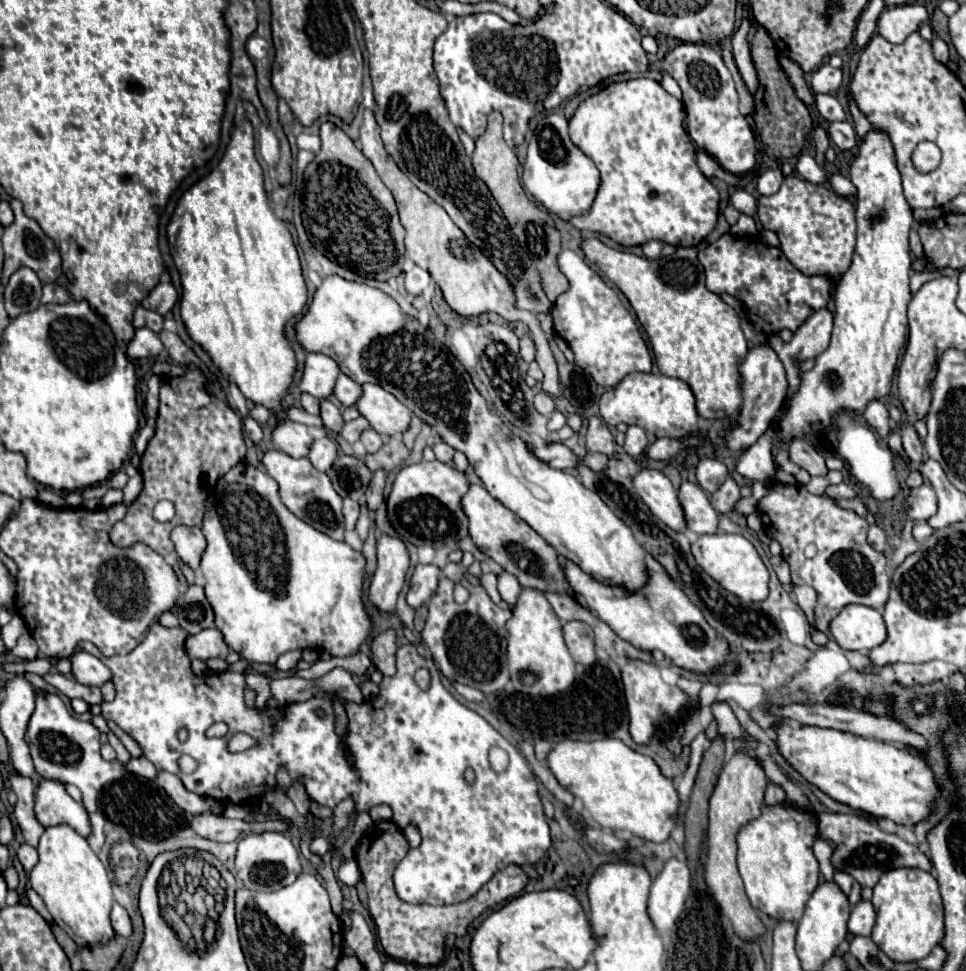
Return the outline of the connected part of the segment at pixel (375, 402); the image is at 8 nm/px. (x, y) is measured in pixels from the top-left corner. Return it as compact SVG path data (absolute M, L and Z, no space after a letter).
M364 383L362 397L358 399L356 407L360 415L370 423L370 427L380 435L398 435L410 425L412 411L380 385Z

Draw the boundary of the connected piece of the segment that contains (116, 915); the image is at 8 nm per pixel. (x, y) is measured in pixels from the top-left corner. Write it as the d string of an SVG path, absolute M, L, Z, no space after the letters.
M118 903L112 905L112 913L110 913L110 919L112 919L112 929L122 935L122 937L130 937L132 933L132 923L130 923L130 917L126 913L124 907L120 907Z

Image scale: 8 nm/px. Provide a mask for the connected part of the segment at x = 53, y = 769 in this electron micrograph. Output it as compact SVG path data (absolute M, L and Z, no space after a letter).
M36 689L36 709L30 717L26 729L26 743L30 745L34 769L44 779L56 779L60 783L72 783L82 791L84 807L92 813L96 811L96 801L100 789L124 775L124 765L120 761L104 761L100 755L100 741L96 737L98 729L92 723L74 719L62 699L54 693Z

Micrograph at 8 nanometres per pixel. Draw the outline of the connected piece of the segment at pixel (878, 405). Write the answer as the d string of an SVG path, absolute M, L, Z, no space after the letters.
M872 399L872 401L866 405L866 409L864 409L862 415L864 415L864 419L868 421L868 425L870 425L872 429L876 429L876 433L878 433L882 439L890 435L890 415L888 415L888 409L886 409L886 405L884 405L882 401Z

